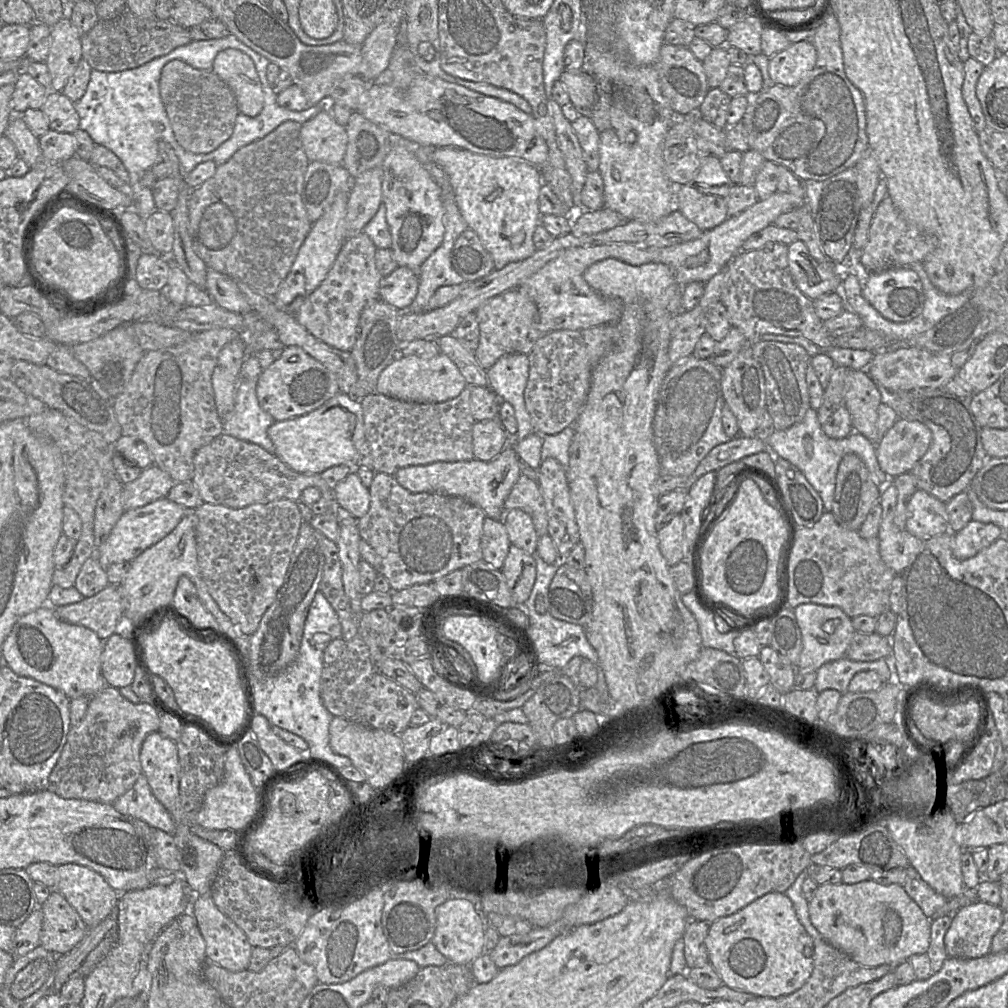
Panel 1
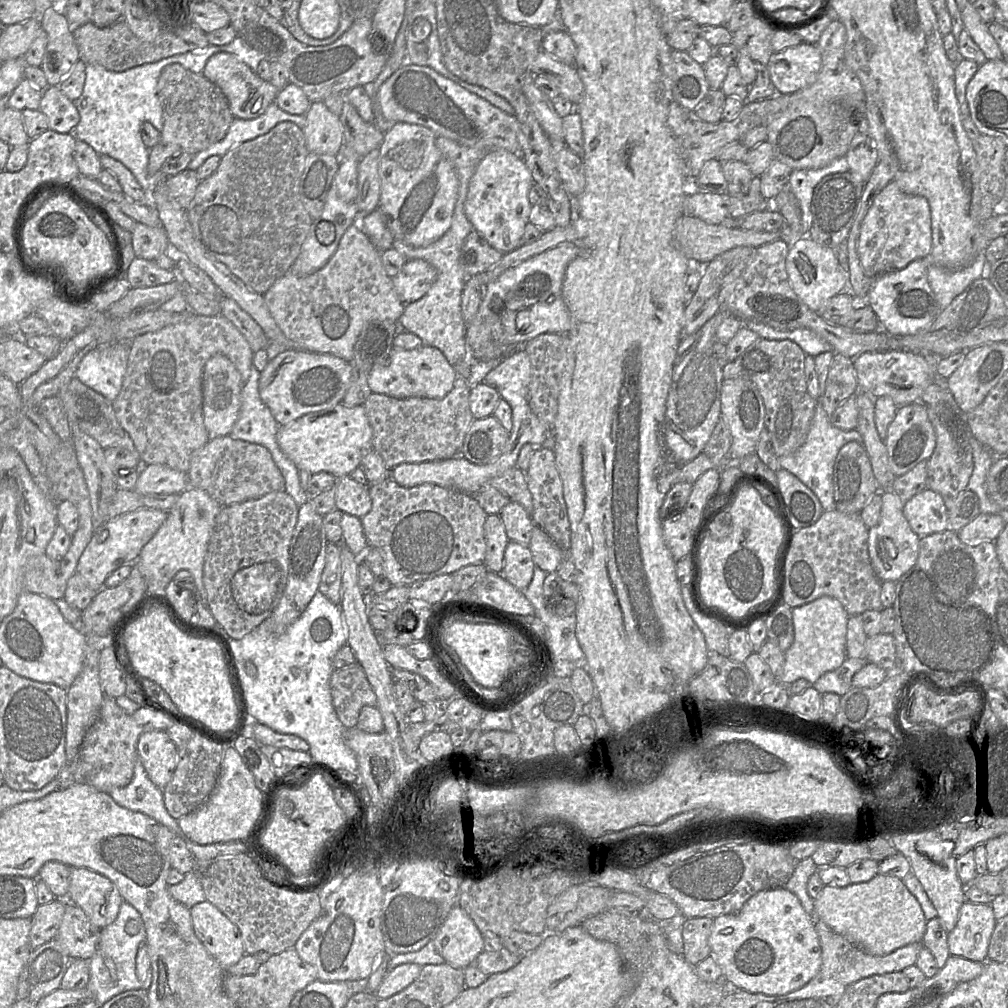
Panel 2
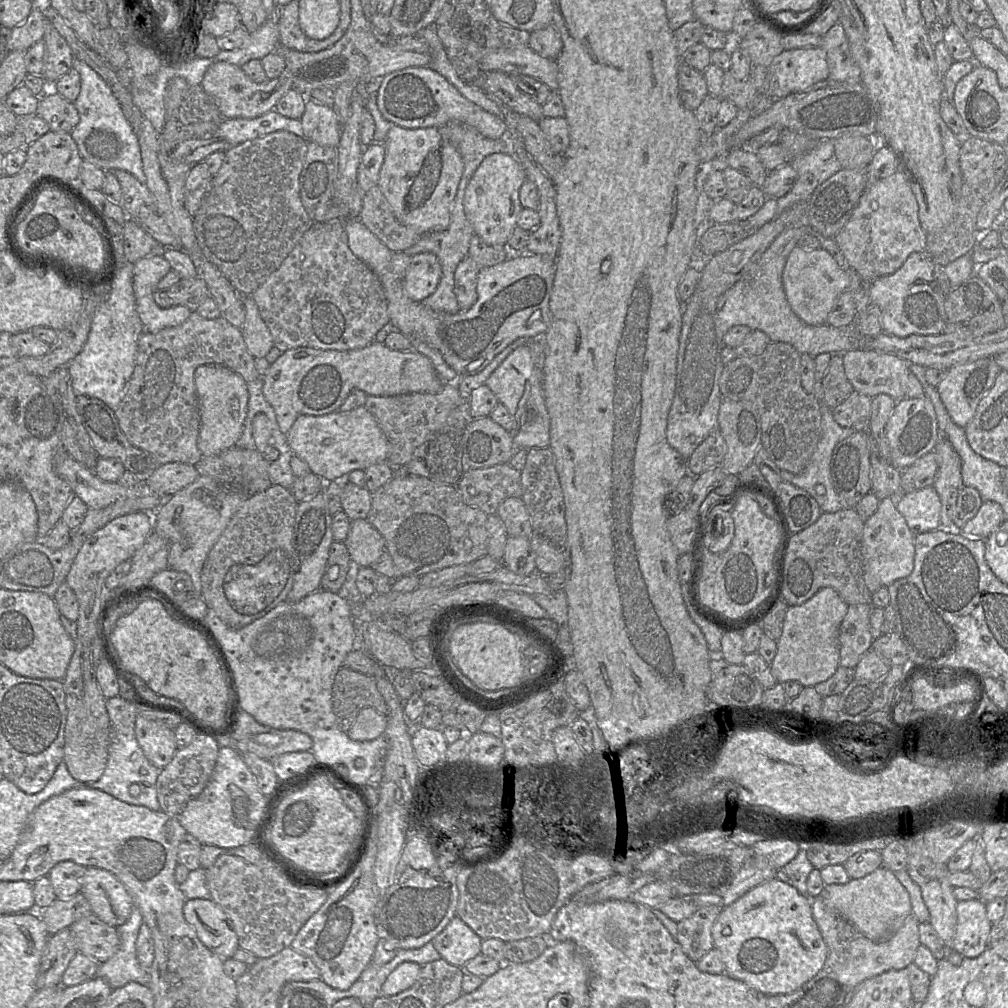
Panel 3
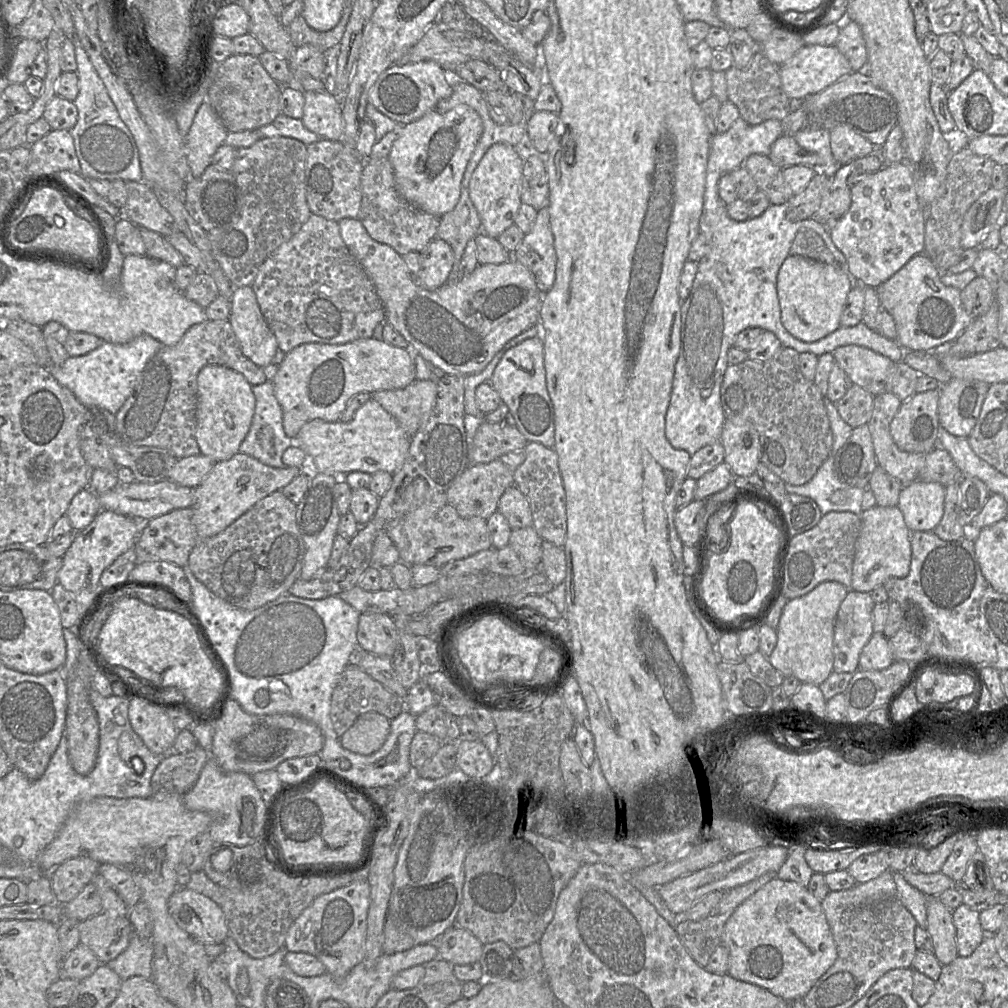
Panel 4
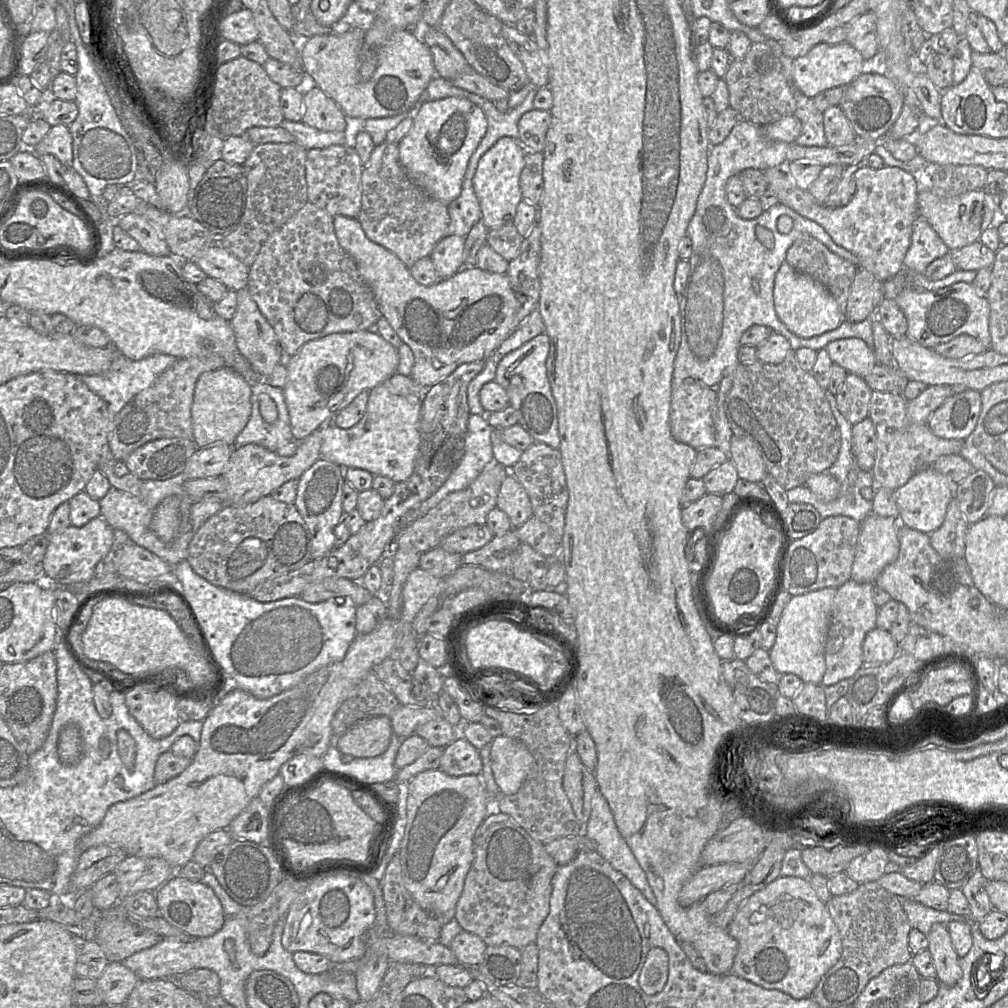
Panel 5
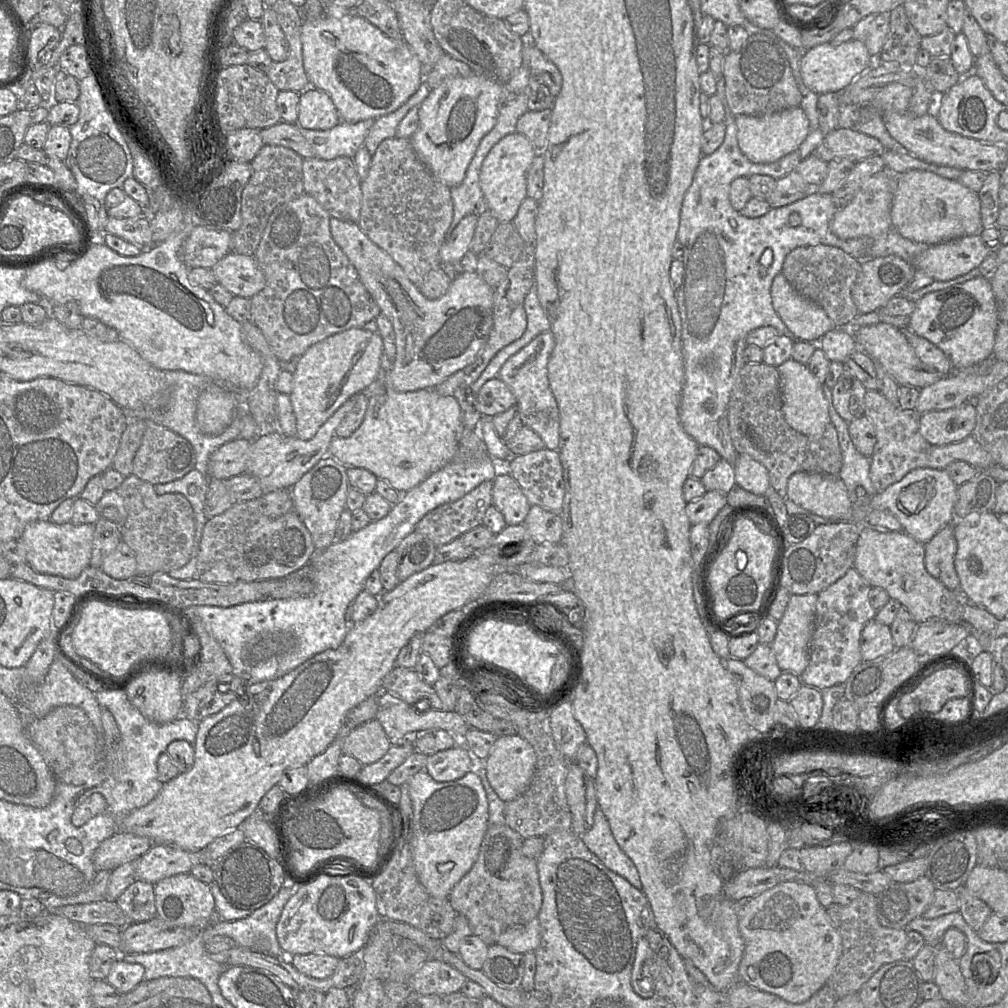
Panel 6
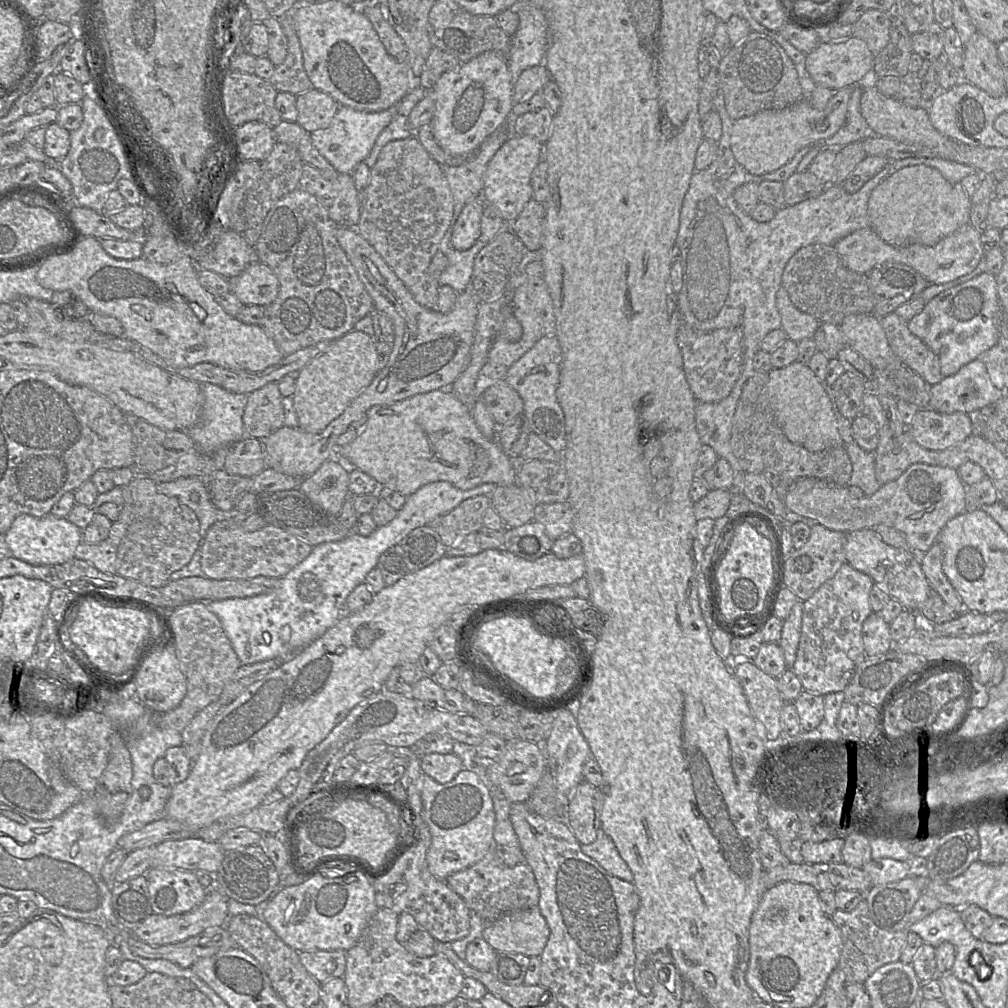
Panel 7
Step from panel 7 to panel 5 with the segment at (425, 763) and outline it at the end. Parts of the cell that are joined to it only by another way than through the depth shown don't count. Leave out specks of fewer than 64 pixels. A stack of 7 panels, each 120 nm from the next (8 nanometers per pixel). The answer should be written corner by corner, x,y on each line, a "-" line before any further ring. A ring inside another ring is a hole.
458,738
444,748
439,770
449,776
477,775
482,772
482,760
477,750
465,738

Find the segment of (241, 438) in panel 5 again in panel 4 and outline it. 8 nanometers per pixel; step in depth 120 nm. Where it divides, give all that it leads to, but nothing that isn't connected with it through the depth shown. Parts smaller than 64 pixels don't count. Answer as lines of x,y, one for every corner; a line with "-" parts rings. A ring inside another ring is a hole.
266,381
251,388
255,397
255,410
250,429
239,446
239,452
273,468
286,467
282,461
282,454
294,444
294,440
285,434
282,409
275,397
274,385
271,381

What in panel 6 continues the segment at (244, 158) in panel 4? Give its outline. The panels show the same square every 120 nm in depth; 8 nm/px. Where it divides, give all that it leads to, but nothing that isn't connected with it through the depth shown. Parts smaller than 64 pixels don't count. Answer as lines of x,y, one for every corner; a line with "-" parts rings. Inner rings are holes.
264,145
250,162
251,176
241,195
241,226
231,233
230,252
253,256
267,221
273,210
304,193
303,158
293,150
275,145

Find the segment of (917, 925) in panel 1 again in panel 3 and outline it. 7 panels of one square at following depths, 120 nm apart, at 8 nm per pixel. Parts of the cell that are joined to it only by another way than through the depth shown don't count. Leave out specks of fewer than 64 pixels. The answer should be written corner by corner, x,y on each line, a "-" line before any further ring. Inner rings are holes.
880,867
863,878
851,879
846,884
825,885
821,896
829,908
875,942
887,940
912,913
907,890
897,879
895,872
885,867

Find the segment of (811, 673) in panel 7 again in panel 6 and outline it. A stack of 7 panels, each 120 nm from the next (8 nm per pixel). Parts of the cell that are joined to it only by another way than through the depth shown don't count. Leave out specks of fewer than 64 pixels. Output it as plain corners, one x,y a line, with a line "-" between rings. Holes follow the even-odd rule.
852,567
844,576
818,593
815,628
809,644
809,664
799,676
802,684
819,690
845,684
852,671
863,661
860,637
864,626
875,619
876,612
869,601
871,586

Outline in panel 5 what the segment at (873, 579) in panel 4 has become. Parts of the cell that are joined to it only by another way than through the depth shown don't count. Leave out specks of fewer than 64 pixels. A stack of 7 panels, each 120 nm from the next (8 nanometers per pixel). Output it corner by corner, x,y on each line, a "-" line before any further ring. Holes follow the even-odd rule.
873,513
860,522
851,570
852,580
858,583
874,583
882,570
897,559
899,526
898,518
881,517

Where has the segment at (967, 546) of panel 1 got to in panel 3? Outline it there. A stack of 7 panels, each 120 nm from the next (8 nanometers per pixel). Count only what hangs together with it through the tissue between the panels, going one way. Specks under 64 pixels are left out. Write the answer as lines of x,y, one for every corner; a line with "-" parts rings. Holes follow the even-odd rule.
984,501
976,516
969,520
961,533
974,538
987,538
1005,521
1002,507
993,501

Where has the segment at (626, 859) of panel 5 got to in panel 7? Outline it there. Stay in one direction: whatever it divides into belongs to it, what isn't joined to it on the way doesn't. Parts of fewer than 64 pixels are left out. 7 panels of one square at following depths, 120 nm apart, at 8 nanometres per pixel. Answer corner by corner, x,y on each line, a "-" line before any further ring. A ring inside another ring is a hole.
601,828
596,840
589,845
580,845
580,849
583,854
595,860
612,876
633,883
633,874
630,868
620,856
611,838

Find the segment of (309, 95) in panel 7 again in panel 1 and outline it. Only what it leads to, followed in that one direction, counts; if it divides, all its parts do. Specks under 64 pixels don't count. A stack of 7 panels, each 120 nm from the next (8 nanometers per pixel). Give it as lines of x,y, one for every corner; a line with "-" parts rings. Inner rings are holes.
323,110
301,124
300,139
309,160
341,164
347,148
345,127

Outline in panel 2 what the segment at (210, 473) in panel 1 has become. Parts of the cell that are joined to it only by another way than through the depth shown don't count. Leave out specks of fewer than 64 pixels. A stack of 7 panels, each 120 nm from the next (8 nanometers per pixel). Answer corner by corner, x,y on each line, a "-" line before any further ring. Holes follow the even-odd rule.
230,435
210,439
190,456
189,487
206,491
222,506
257,499
285,490
285,480
264,446
233,439

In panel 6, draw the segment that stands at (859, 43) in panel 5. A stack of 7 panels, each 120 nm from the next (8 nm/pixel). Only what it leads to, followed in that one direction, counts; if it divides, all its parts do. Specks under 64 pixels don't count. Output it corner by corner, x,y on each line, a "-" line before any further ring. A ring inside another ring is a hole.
888,13
869,14
852,29
853,38
862,42
871,56
879,55
889,32

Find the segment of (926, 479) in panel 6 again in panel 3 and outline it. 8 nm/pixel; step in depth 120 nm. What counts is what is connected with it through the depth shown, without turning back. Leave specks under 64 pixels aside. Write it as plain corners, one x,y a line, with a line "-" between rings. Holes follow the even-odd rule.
933,486
899,494
896,508
915,536
941,527
941,501

